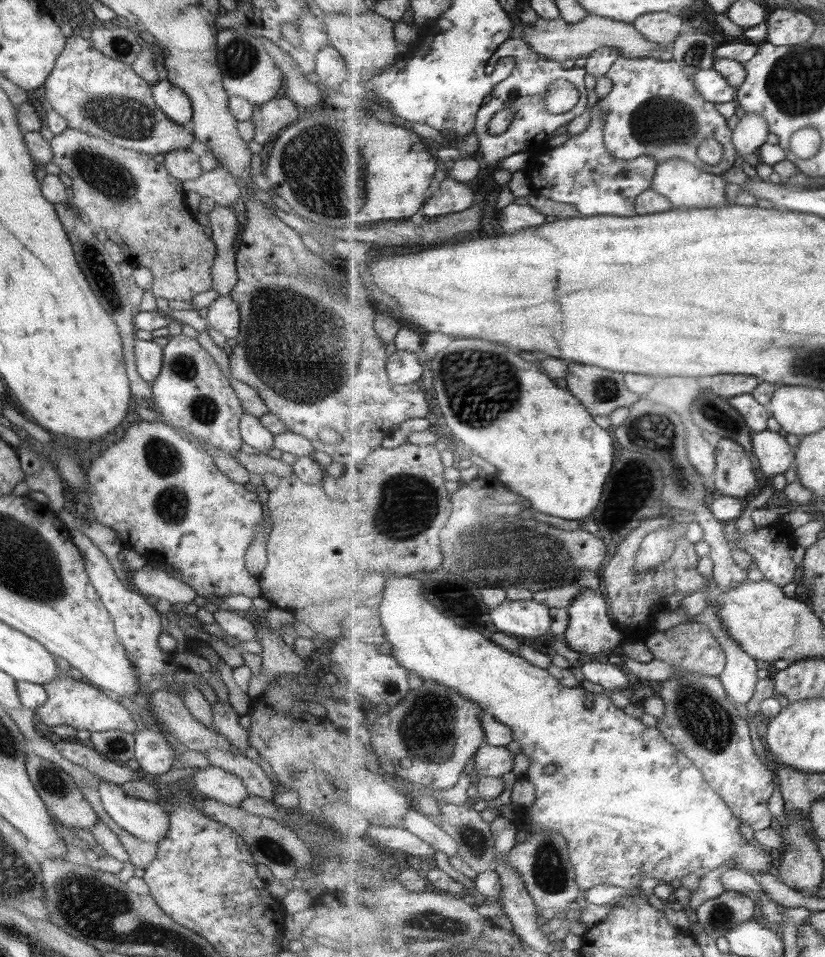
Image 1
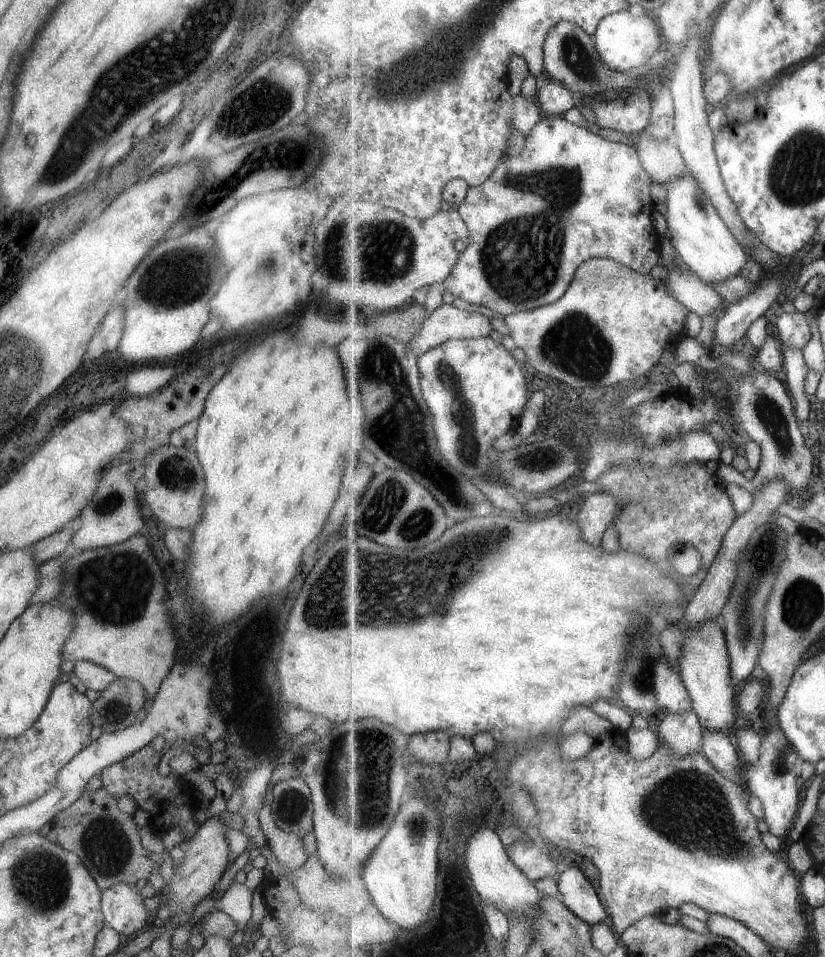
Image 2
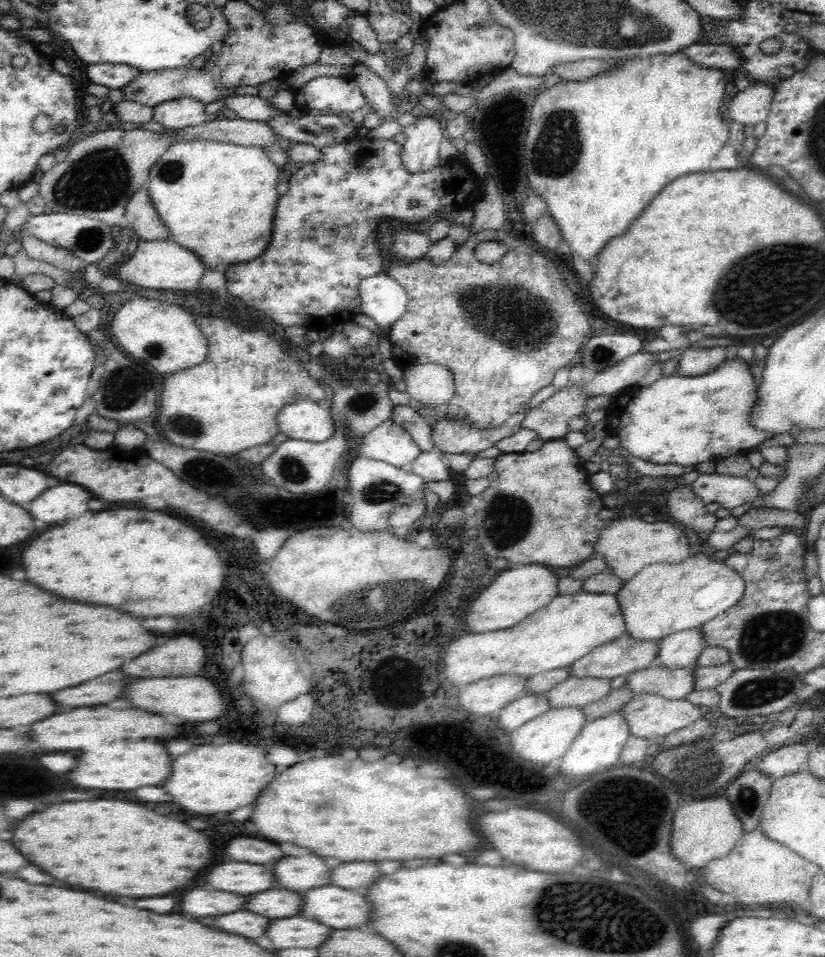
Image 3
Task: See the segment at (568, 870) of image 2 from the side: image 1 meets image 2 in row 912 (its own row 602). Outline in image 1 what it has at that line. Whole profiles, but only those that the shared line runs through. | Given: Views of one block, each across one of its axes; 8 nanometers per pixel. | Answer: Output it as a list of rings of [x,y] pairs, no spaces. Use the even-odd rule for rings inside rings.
[[[589,588],[582,589],[582,593],[570,606],[571,622],[566,632],[566,643],[581,654],[603,654],[617,646],[622,646],[625,636],[614,623],[610,615],[610,606],[604,591],[597,592]]]

